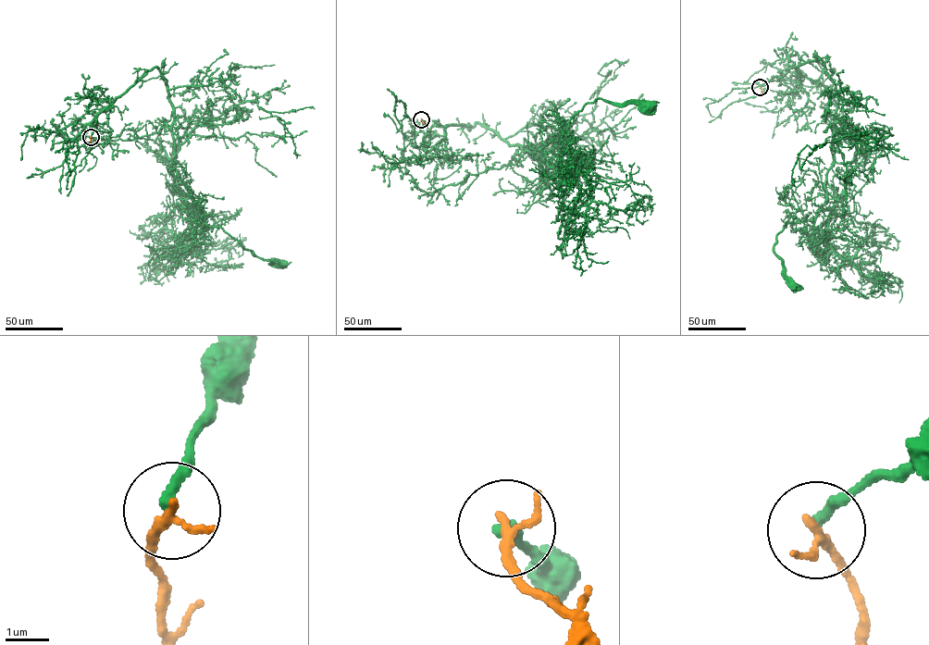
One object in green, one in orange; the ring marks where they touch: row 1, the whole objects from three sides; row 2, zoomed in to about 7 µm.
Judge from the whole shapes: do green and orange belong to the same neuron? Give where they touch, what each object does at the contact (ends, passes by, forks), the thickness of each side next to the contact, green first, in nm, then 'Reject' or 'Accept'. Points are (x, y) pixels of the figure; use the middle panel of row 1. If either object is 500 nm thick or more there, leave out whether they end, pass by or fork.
Place: (421, 119). At the ring green ends. At the ring orange passes by. Thickness 240 nm (green) against 180 nm. Reject

